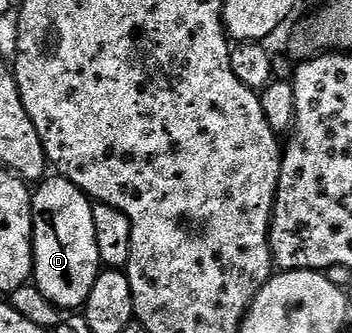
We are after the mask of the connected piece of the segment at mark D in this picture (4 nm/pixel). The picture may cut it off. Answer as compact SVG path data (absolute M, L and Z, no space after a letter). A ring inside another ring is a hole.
M60 175L46 176L33 193L31 281L63 311L77 311L84 306L87 295L91 295L91 287L95 287L97 274L103 268L99 243L95 243L93 207L94 202L82 189Z

